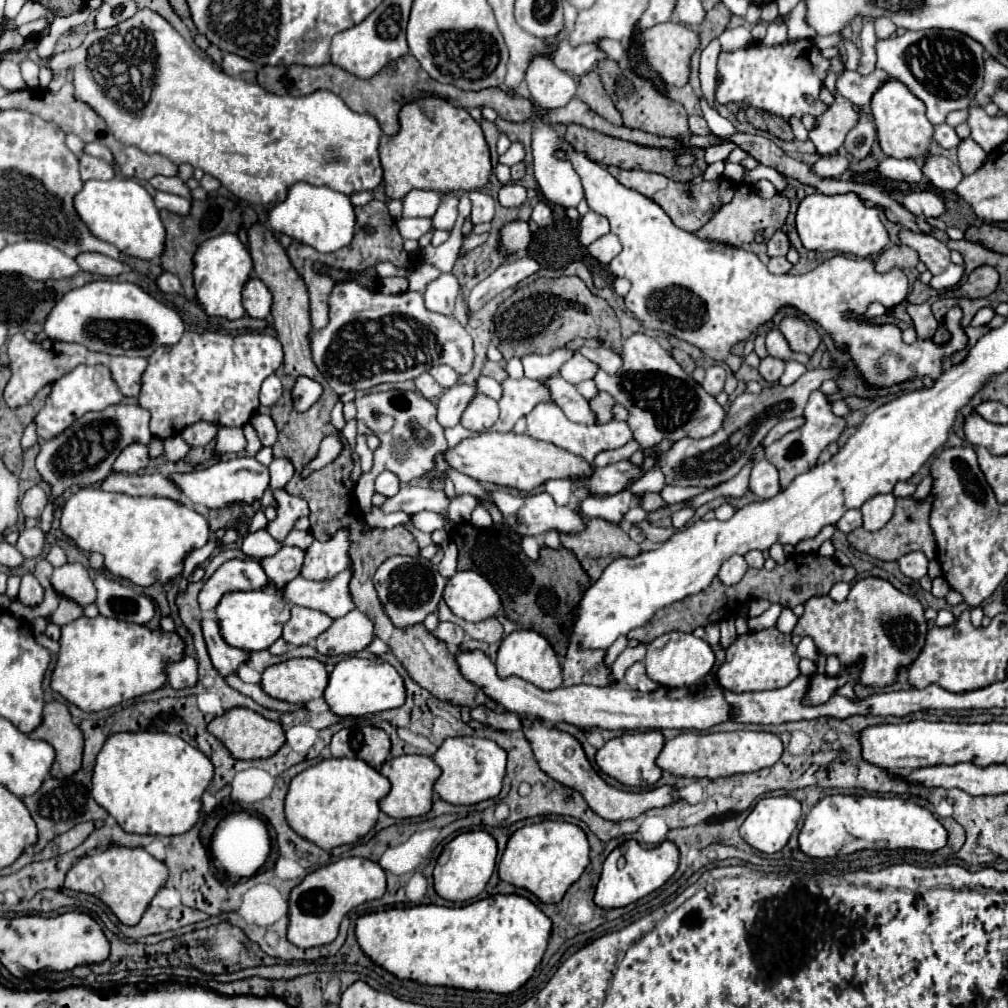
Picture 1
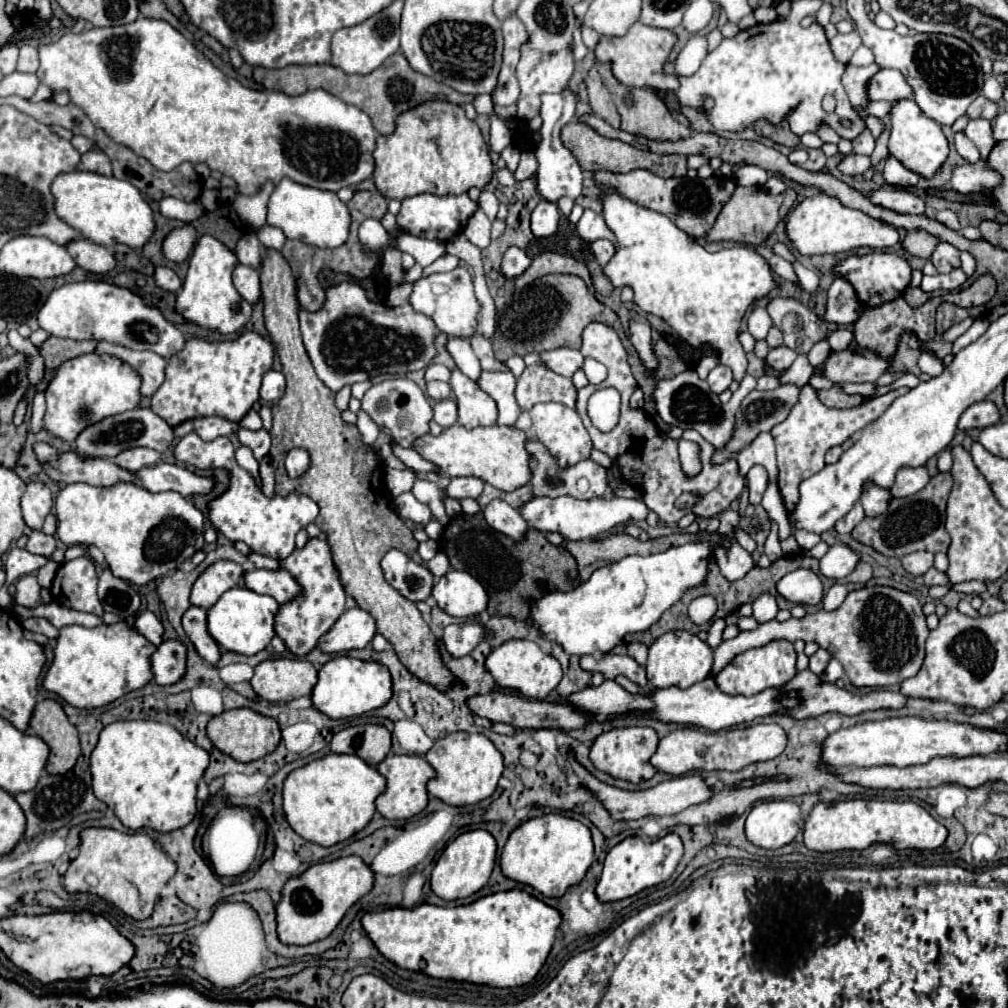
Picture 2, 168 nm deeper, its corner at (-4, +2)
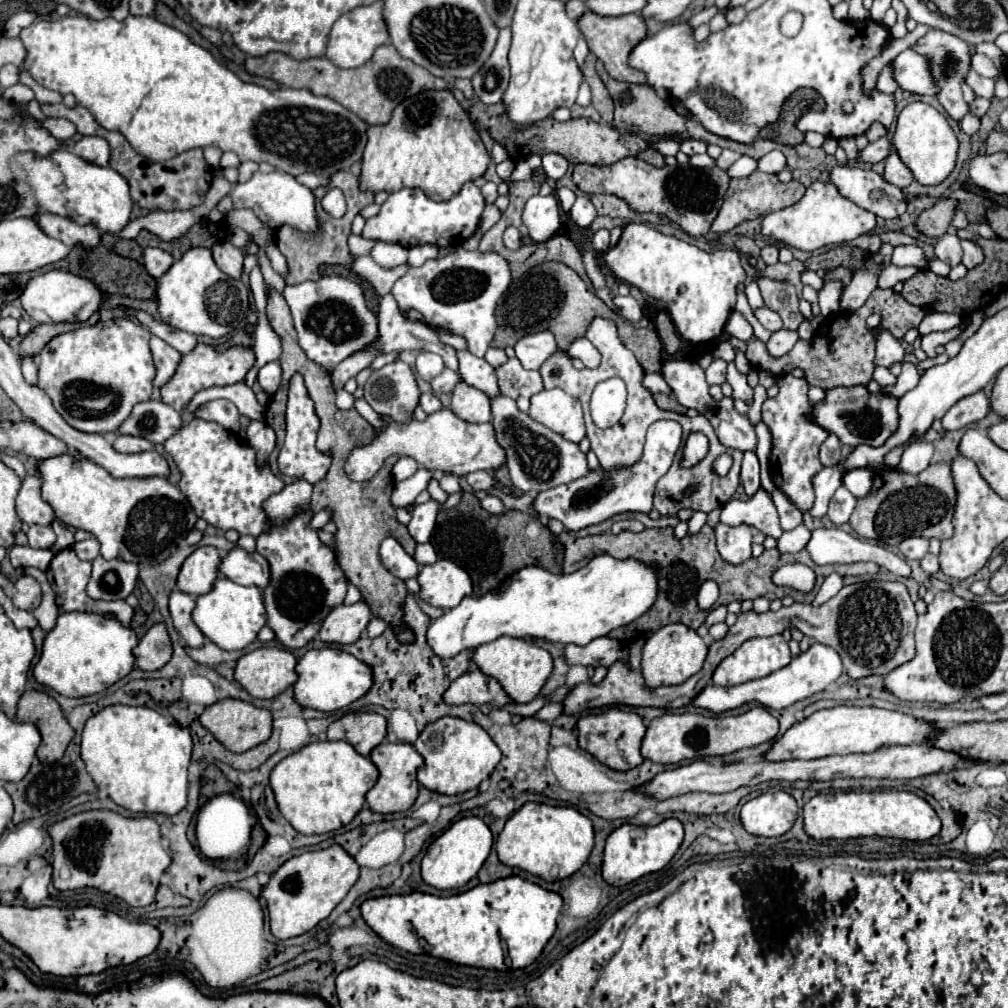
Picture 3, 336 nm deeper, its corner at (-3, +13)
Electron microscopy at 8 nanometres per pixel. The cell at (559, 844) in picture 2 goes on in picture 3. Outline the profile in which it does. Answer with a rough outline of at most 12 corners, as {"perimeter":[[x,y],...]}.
{"perimeter":[[524,803],[504,825],[504,865],[546,881],[594,847],[574,807]]}

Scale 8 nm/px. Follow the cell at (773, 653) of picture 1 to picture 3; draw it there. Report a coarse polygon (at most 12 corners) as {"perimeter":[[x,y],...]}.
{"perimeter":[[782,635],[742,643],[714,671],[730,687],[790,663]]}

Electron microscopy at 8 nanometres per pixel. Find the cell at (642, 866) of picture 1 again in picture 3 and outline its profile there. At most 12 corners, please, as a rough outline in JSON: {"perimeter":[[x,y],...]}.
{"perimeter":[[682,823],[622,825],[604,847],[602,877],[626,885],[680,849]]}

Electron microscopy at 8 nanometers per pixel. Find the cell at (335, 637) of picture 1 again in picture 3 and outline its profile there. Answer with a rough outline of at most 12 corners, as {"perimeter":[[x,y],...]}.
{"perimeter":[[364,601],[338,605],[320,629],[324,643],[358,641],[372,613]]}

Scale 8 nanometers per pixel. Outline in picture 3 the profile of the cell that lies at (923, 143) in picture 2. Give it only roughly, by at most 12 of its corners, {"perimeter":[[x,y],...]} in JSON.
{"perimeter":[[902,109],[894,149],[920,185],[956,167],[958,139],[940,111]]}

